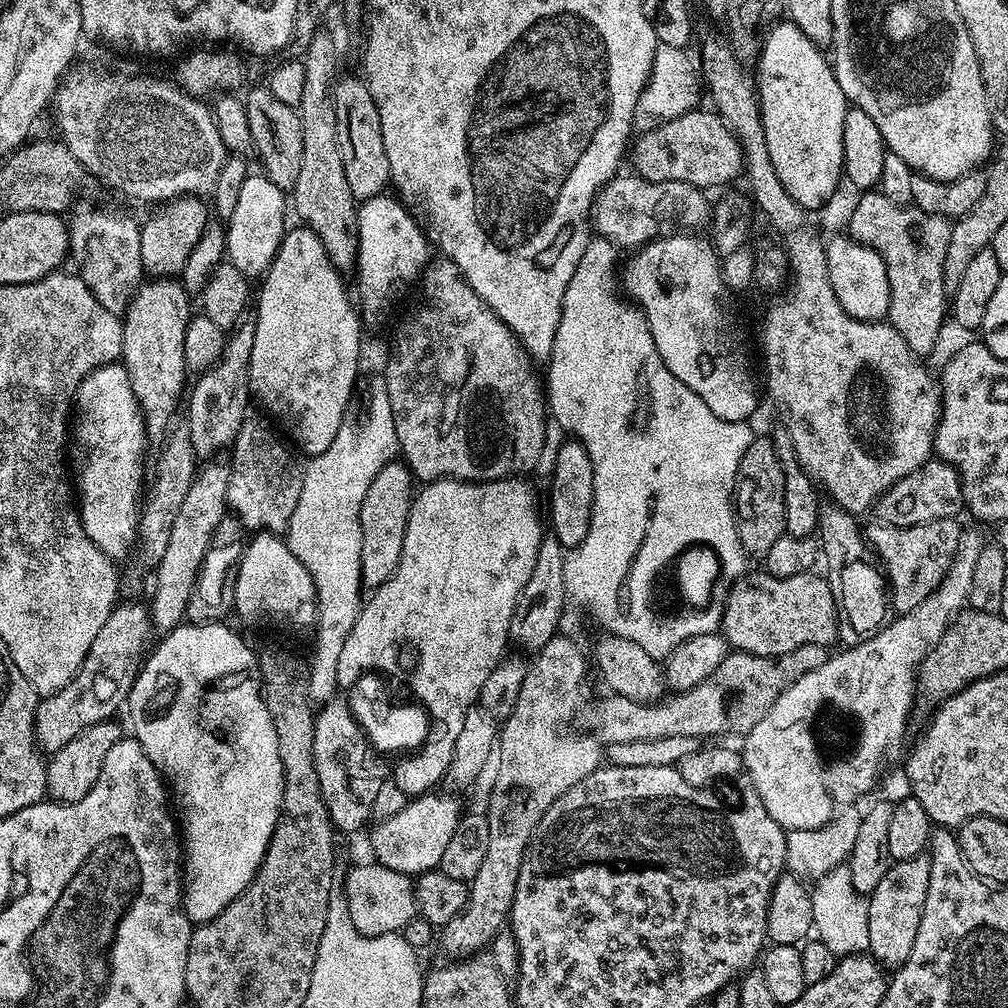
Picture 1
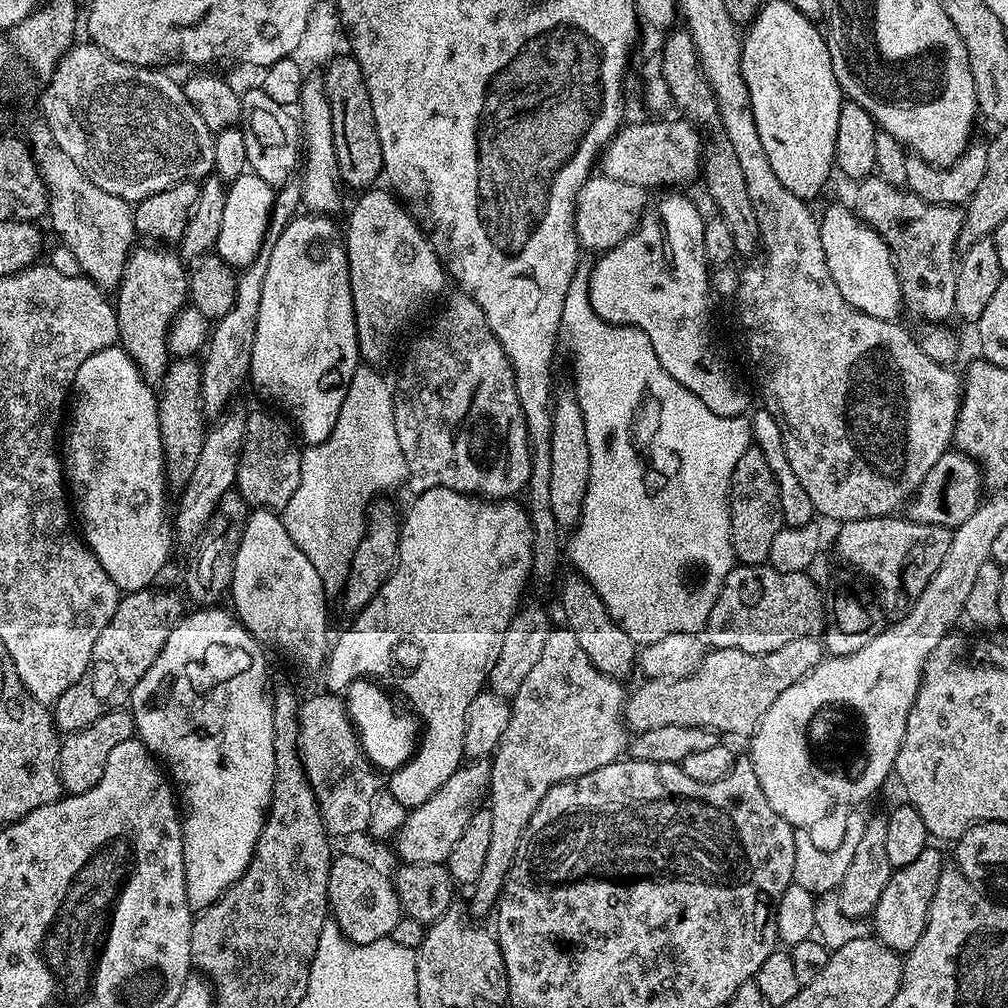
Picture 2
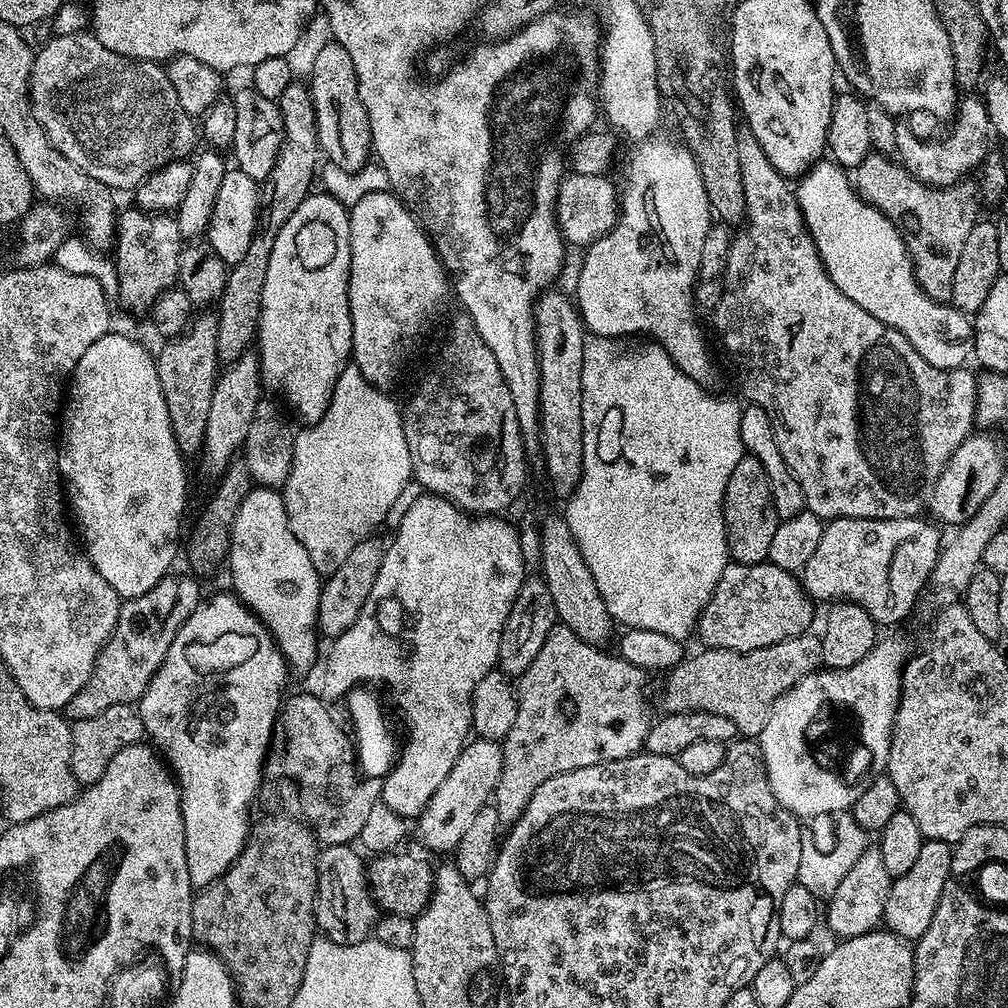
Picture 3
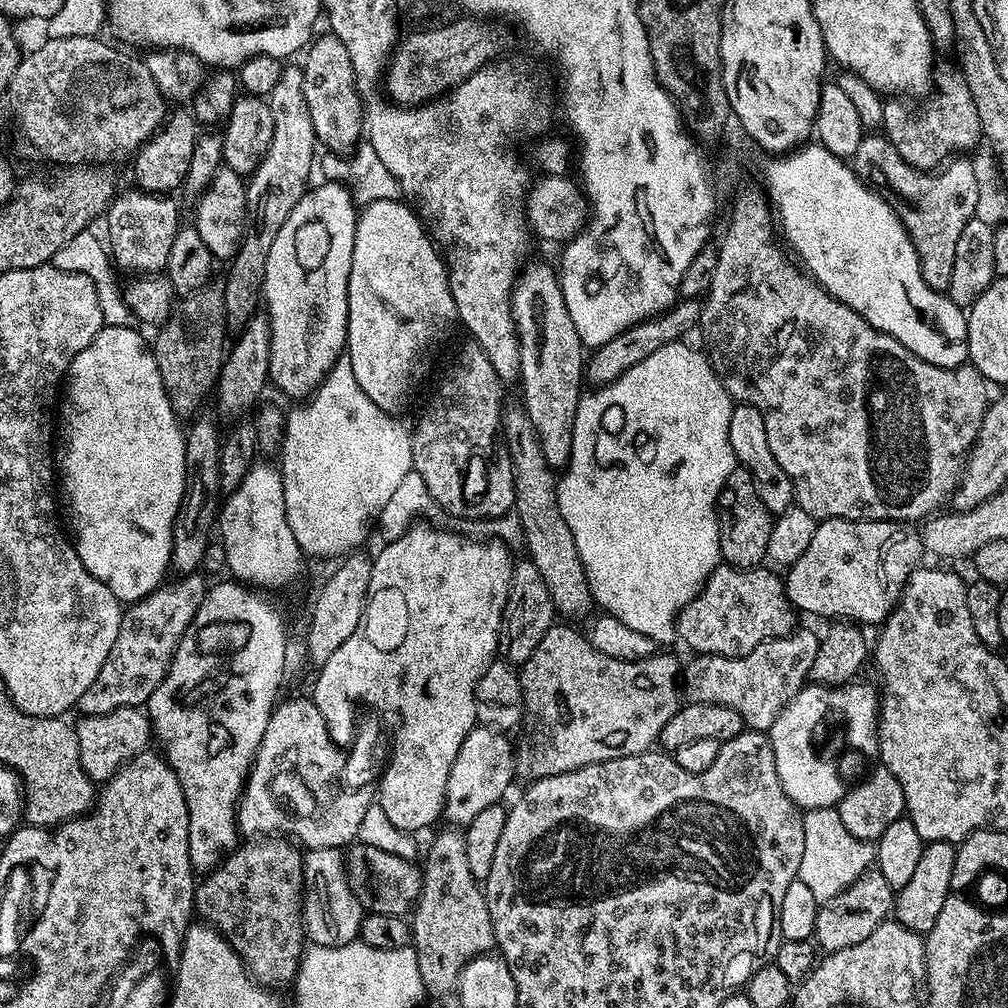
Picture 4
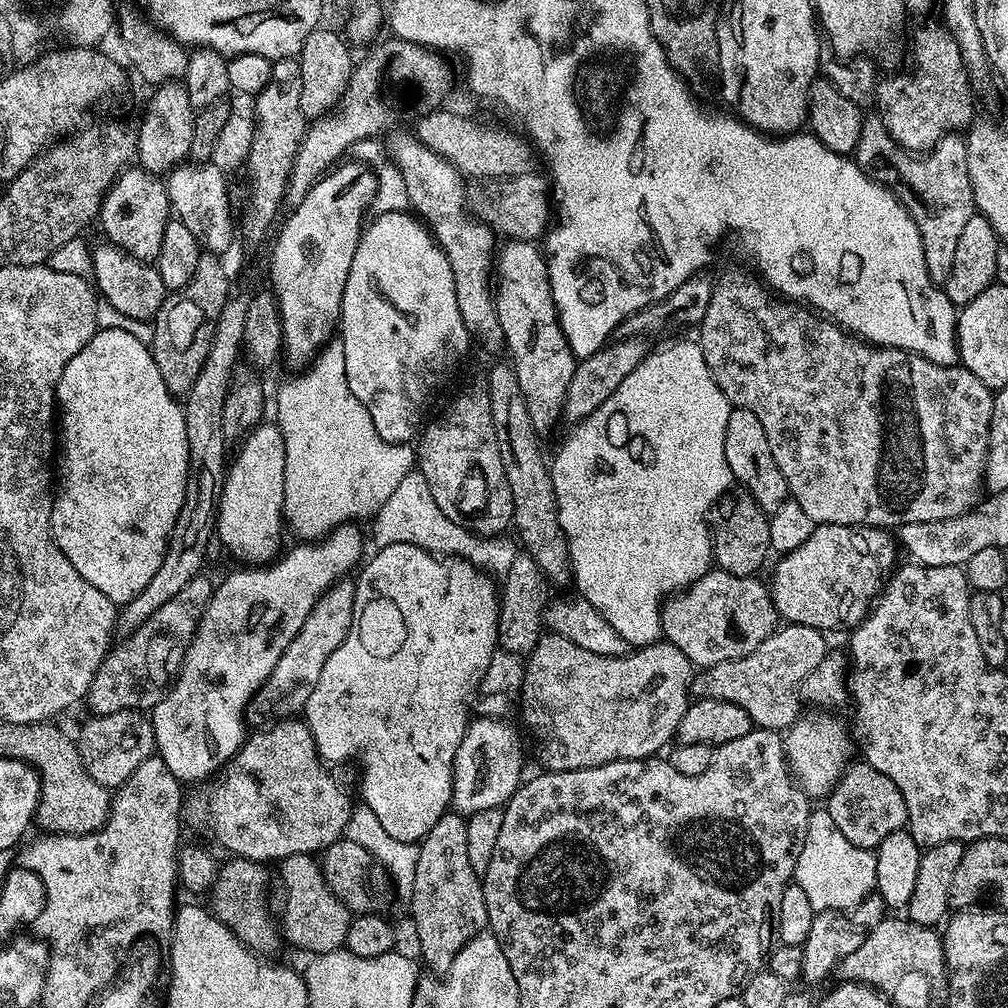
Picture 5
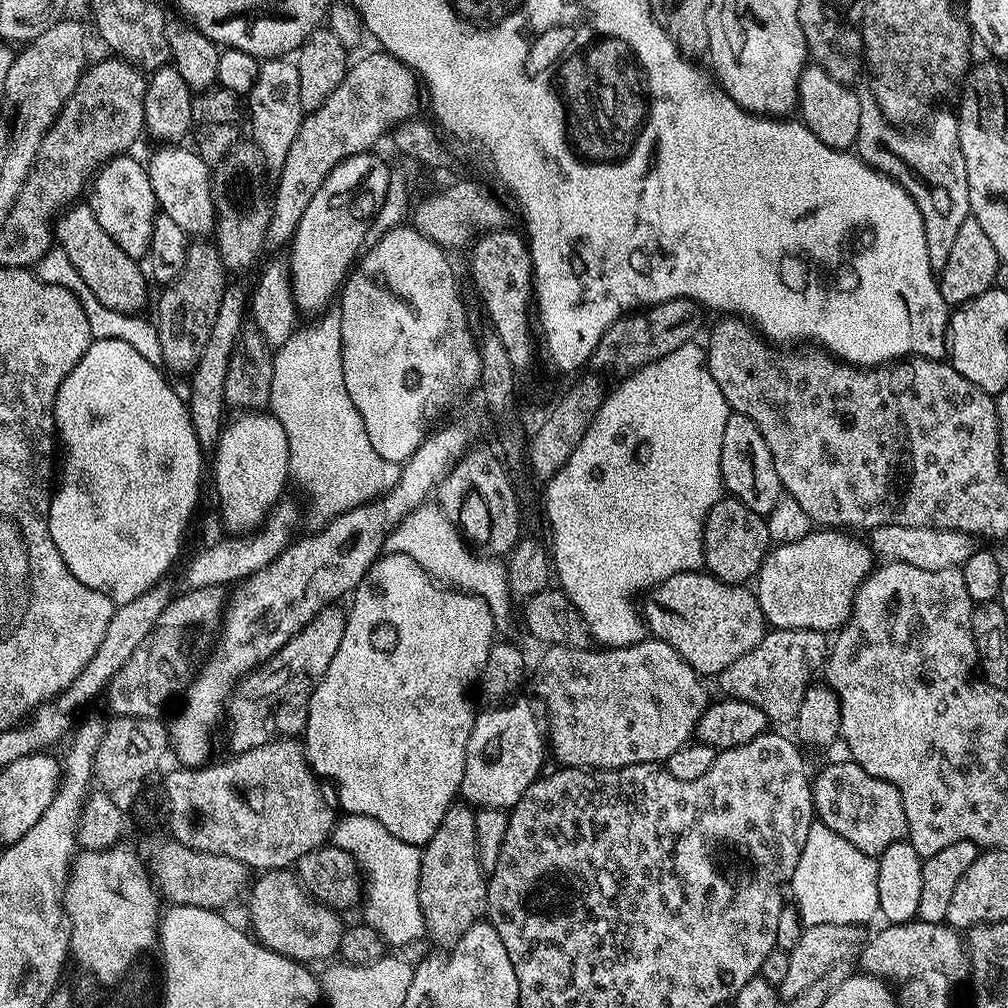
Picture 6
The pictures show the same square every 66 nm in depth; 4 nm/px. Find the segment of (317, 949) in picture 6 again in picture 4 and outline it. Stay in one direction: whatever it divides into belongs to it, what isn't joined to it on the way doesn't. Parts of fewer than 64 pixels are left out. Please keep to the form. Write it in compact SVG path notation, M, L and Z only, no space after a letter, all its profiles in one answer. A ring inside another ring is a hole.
M309 848L304 858L304 895L302 919L305 937L318 946L342 946L359 937L364 907L350 890L344 872L345 853L338 848Z

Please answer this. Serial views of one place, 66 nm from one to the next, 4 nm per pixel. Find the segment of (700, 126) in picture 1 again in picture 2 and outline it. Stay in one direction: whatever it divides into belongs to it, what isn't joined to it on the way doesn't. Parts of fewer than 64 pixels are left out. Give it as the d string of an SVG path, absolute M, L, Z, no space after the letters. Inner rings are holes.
M679 119L652 120L649 124L625 123L600 153L599 171L618 182L630 182L645 190L658 184L674 186L678 180L692 180L695 176L697 179L702 172L706 140L691 120Z

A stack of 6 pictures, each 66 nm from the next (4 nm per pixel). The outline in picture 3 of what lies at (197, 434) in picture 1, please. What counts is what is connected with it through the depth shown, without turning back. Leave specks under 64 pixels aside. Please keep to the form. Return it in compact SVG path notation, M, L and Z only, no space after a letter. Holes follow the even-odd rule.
M293 82L290 86L286 86L278 103L284 123L284 141L274 170L262 184L260 214L256 217L256 229L250 238L250 246L246 249L242 262L229 267L226 290L218 301L216 353L222 362L237 360L241 354L253 347L257 339L262 314L262 290L266 286L266 269L270 267L274 238L278 238L278 230L286 226L286 218L290 218L290 214L294 214L294 210L298 210L298 206L302 206L302 202L313 191L312 179L316 176L316 163L322 160L309 85Z

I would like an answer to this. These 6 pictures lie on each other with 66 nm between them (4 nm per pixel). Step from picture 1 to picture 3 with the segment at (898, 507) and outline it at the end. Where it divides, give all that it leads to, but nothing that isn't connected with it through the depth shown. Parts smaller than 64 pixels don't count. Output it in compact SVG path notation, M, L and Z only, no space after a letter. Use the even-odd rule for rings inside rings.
M973 434L954 450L950 462L942 470L938 482L934 482L934 490L928 496L927 511L932 511L931 519L941 525L954 524L961 526L978 513L978 508L993 493L998 480L1006 467L1004 456L1000 453L1000 444L992 434Z

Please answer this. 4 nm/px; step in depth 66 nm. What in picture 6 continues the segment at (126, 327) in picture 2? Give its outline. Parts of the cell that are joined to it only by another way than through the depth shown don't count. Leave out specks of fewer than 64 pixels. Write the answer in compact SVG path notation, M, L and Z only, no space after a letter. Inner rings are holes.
M132 154L114 156L98 169L90 184L90 207L94 218L98 218L98 226L102 226L102 230L106 230L106 234L126 250L126 254L144 258L148 255L158 203L147 167L134 157Z

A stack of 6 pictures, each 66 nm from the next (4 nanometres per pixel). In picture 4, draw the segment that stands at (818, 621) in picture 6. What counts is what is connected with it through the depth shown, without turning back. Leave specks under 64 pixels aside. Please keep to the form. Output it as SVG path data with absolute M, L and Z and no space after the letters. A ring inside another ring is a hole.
M832 516L829 520L817 523L814 538L810 538L810 546L806 546L802 558L798 558L798 562L787 569L784 591L788 593L788 600L797 613L825 616L828 622L845 620L860 626L879 626L896 608L906 582L921 563L920 556L924 555L919 531L911 523L899 520L847 520Z

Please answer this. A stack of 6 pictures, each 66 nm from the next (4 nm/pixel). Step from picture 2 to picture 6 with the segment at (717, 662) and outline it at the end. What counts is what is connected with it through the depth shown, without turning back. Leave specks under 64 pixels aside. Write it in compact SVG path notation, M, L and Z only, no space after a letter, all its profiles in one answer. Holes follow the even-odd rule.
M778 628L765 631L762 642L754 646L738 662L730 662L718 673L720 688L725 697L742 702L750 702L750 706L758 706L762 714L766 714L773 725L791 725L798 714L798 706L802 706L802 694L806 694L809 684L813 683L815 672L823 669L830 651L830 640L825 633L815 632L809 628Z

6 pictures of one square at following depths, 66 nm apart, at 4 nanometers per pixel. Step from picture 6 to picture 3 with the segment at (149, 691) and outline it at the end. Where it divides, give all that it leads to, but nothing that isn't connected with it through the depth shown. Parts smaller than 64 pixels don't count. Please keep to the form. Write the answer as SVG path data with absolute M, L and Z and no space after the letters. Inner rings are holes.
M169 574L162 577L153 588L146 590L146 594L121 603L112 637L102 646L92 671L92 677L88 679L86 686L82 686L82 690L78 690L78 694L74 694L74 698L70 698L66 712L73 721L82 718L94 718L94 714L102 714L102 710L110 710L110 706L132 704L139 701L140 695L144 693L146 686L162 666L178 630L184 625L186 618L197 608L202 599L200 584L194 577L176 575Z

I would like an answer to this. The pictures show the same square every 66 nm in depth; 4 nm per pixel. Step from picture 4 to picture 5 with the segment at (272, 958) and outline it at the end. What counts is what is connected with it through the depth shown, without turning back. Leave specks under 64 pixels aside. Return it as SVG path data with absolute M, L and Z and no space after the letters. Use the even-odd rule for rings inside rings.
M229 859L229 864L219 869L216 881L210 889L212 904L210 911L223 924L230 928L246 947L257 954L272 954L282 945L282 932L278 927L277 917L268 909L268 896L264 891L268 888L268 872L258 860Z

